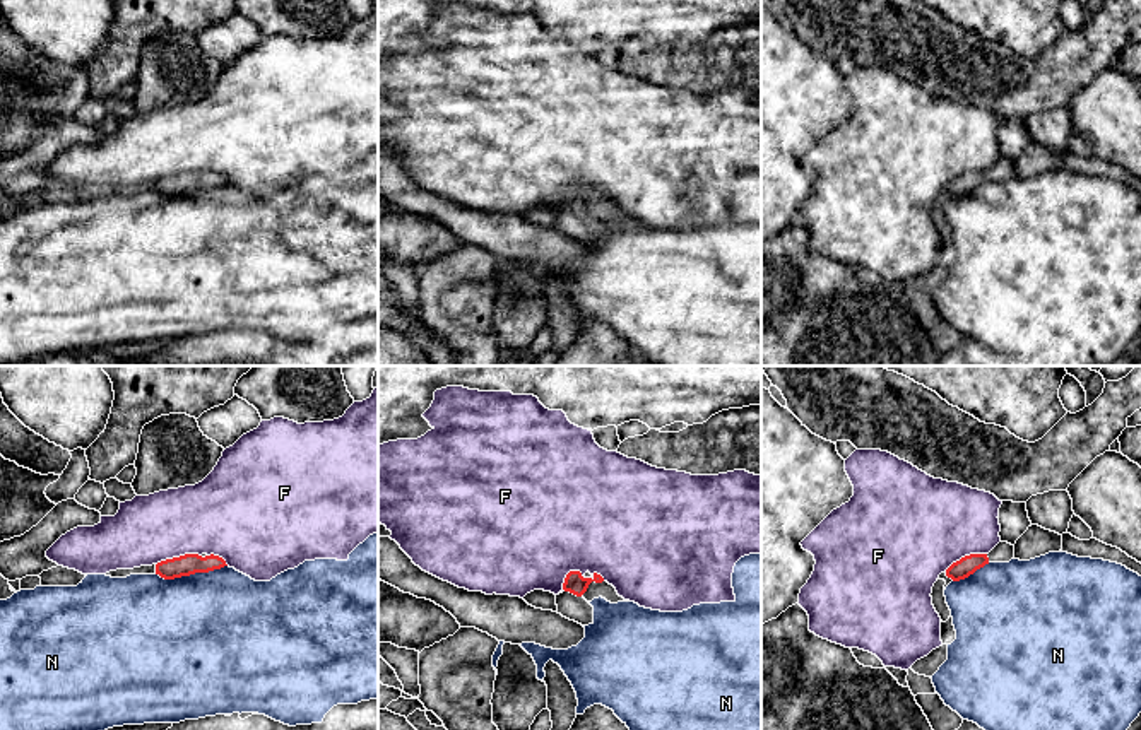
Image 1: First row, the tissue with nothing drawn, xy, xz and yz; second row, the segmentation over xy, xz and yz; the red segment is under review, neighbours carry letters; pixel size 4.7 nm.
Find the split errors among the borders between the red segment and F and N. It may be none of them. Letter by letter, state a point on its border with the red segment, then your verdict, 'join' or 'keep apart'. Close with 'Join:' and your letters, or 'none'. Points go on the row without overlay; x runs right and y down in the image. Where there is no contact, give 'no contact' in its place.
F: xy (180, 173) | keep apart
N: xy (190, 190) | keep apart
Join: none

